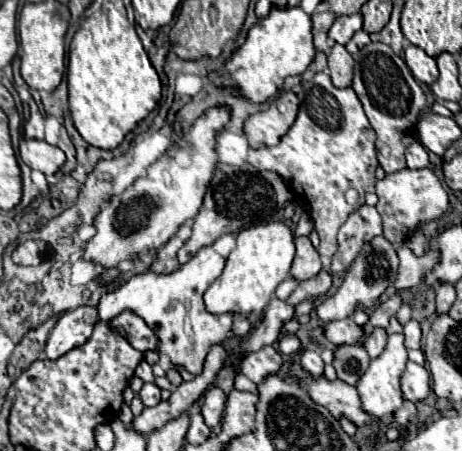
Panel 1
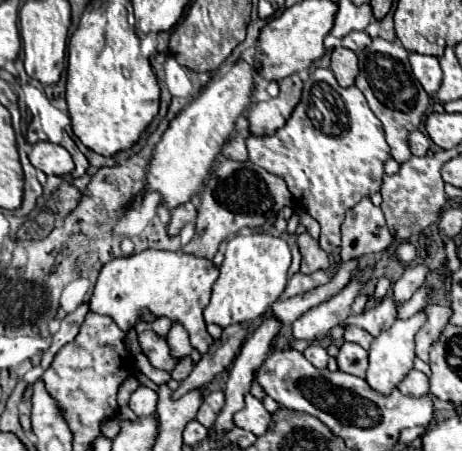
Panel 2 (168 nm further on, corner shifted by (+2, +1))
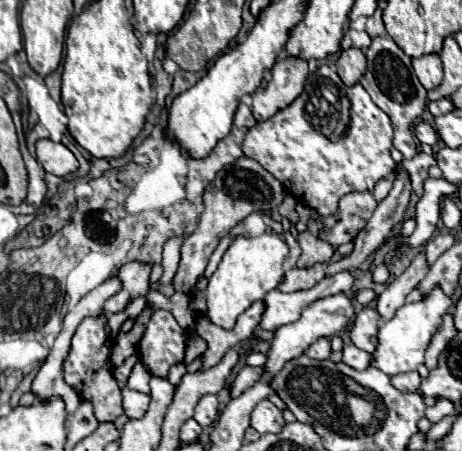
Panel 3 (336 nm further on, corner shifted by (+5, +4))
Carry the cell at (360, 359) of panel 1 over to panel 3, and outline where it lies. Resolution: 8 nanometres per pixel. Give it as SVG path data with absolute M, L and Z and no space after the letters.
M354 344L344 346L344 358L342 358L344 364L348 364L348 366L352 366L356 370L366 370L372 364L372 360L374 360L372 354L356 348Z

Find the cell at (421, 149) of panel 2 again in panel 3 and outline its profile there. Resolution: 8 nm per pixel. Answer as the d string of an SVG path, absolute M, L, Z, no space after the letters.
M418 122L416 124L416 138L424 144L430 144L430 146L434 146L438 142L438 134L430 122Z

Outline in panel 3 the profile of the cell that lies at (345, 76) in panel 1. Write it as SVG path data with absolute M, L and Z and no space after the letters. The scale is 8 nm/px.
M350 48L350 50L342 50L338 62L336 62L336 72L342 78L342 82L346 86L354 86L362 74L366 72L366 56L362 50L358 48Z

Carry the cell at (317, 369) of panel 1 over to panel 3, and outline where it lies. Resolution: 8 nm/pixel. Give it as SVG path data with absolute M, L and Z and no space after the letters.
M320 338L320 340L316 340L304 354L310 356L310 358L316 358L316 360L324 360L324 358L328 358L328 356L330 356L330 340L328 340L328 338Z

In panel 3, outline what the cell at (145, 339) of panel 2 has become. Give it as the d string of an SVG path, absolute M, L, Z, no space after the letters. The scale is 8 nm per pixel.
M158 310L150 316L138 342L138 358L158 378L166 378L170 366L184 360L188 332L176 322L172 312Z

